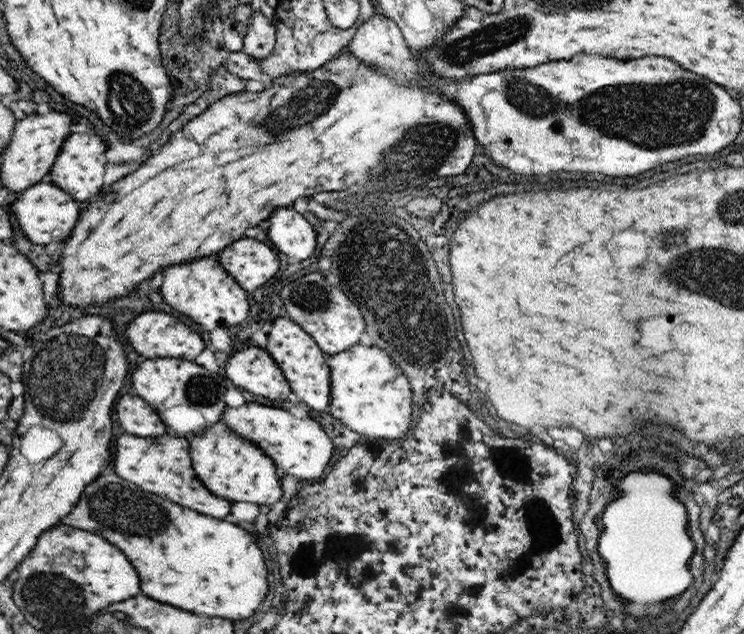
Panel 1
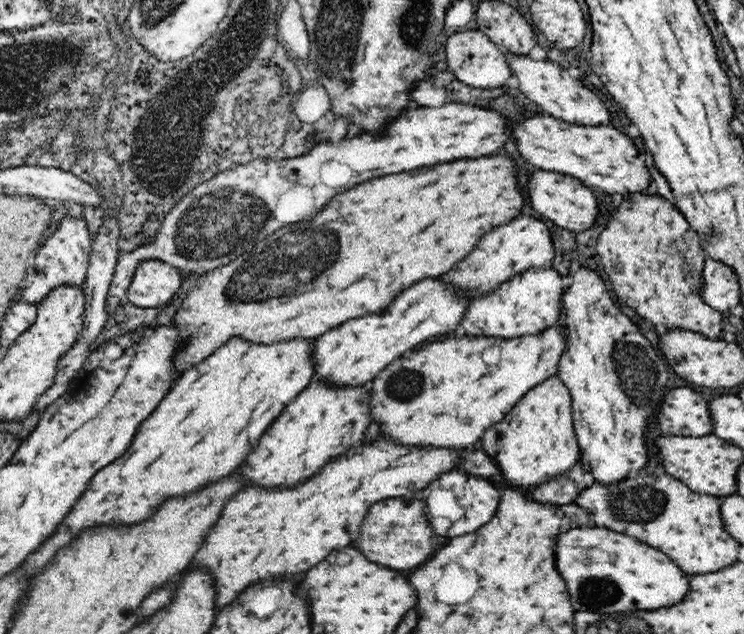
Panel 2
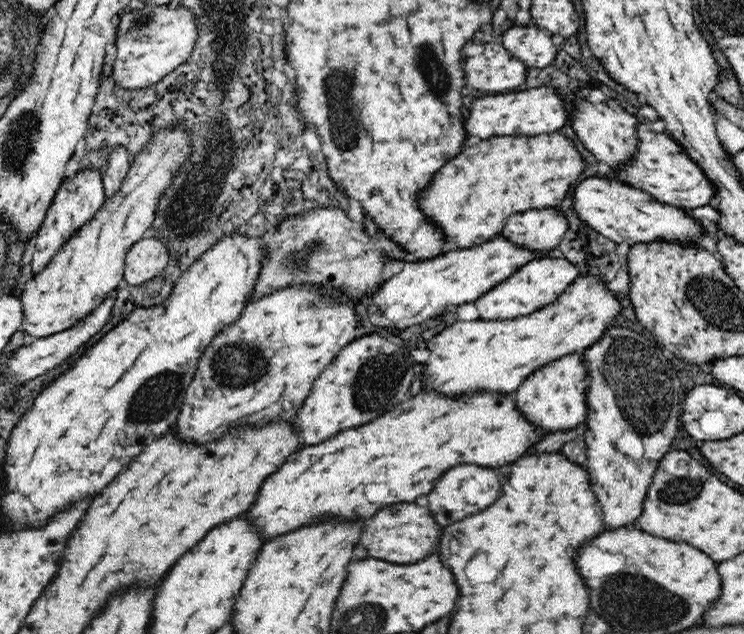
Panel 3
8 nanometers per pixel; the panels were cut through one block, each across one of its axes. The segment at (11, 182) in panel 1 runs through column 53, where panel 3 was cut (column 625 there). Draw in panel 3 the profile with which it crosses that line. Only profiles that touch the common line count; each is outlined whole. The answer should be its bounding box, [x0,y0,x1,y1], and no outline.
[570,100,640,166]

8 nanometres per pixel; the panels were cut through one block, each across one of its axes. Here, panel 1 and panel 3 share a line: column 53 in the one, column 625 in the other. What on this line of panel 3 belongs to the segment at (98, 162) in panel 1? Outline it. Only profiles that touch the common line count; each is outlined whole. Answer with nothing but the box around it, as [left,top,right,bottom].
[600,130,714,208]

